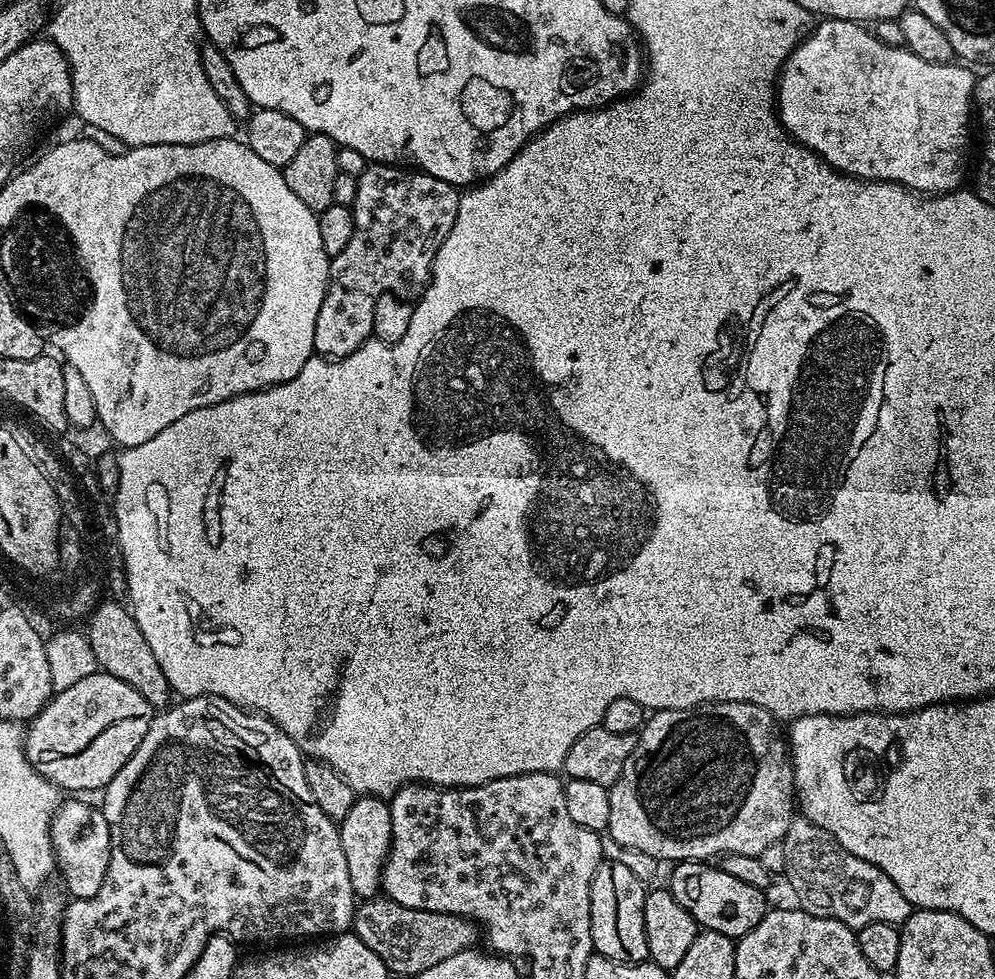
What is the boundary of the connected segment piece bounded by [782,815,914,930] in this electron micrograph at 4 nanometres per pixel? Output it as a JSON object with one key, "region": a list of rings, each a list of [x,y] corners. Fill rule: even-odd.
{"region":[[[797,815],[783,838],[786,864],[783,875],[796,895],[795,903],[803,911],[834,918],[848,928],[858,930],[870,922],[886,922],[902,926],[912,916],[912,903],[870,862],[850,854],[822,826],[814,826],[806,817]]]}

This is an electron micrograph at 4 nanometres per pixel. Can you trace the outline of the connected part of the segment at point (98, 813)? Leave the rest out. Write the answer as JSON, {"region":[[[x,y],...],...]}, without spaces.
{"region":[[[68,798],[61,803],[52,816],[52,850],[56,854],[59,875],[64,875],[68,886],[67,893],[78,900],[94,898],[98,890],[102,890],[102,882],[106,878],[106,870],[110,866],[112,854],[112,839],[110,838],[110,826],[106,822],[103,811],[92,804],[87,804],[84,798]]]}

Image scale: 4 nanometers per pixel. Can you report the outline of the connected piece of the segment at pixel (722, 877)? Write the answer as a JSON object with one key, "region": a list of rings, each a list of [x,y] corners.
{"region":[[[681,860],[673,868],[676,869],[672,872],[670,883],[672,896],[703,931],[739,938],[754,930],[754,926],[758,926],[758,922],[762,922],[770,910],[770,903],[764,897],[767,896],[765,889],[749,886],[734,878],[734,874],[726,874],[718,866],[708,862]]]}

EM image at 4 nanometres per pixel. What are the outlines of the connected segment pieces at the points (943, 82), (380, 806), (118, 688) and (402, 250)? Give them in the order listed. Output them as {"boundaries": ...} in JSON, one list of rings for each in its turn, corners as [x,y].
{"boundaries":[[[[821,19],[808,33],[808,37],[788,55],[778,77],[778,115],[781,126],[793,140],[815,152],[831,168],[845,172],[847,176],[857,176],[860,180],[879,180],[885,184],[901,184],[902,187],[921,194],[957,191],[964,180],[964,155],[968,152],[968,120],[970,124],[970,117],[974,112],[977,77],[972,76],[971,70],[968,69],[971,67],[963,63],[931,64],[926,62],[926,58],[918,58],[918,54],[908,51],[905,47],[886,46],[878,39],[875,31],[868,29],[867,32],[864,28],[867,27],[855,20]]],[[[360,796],[350,806],[350,814],[339,821],[342,854],[346,854],[346,870],[350,870],[350,886],[356,891],[357,897],[372,898],[381,891],[384,864],[392,849],[392,809],[387,799],[378,796]]],[[[97,670],[94,674],[74,682],[74,686],[59,689],[52,699],[49,700],[48,705],[30,721],[26,728],[26,755],[28,761],[35,766],[38,774],[45,776],[51,784],[55,784],[61,790],[69,788],[72,791],[69,793],[72,794],[88,794],[84,792],[92,792],[95,788],[103,790],[107,788],[109,782],[114,778],[114,774],[118,774],[118,770],[122,770],[122,766],[126,766],[126,762],[134,754],[134,750],[138,750],[138,742],[142,742],[142,738],[146,738],[146,730],[150,730],[153,715],[154,709],[152,704],[138,690],[134,690],[134,686],[122,682],[122,678],[114,678],[108,672]]],[[[369,163],[365,167],[364,173],[356,177],[357,193],[354,196],[354,202],[351,206],[352,217],[354,218],[354,234],[350,234],[350,242],[342,250],[342,254],[331,257],[328,265],[328,289],[326,298],[322,298],[322,310],[318,310],[318,322],[314,330],[314,352],[317,356],[327,356],[334,360],[340,360],[344,356],[354,354],[366,343],[367,340],[373,339],[372,327],[374,326],[374,302],[382,298],[382,294],[387,292],[403,293],[403,288],[416,288],[427,284],[429,275],[432,270],[432,263],[436,257],[436,252],[442,246],[446,234],[450,234],[450,226],[454,226],[454,218],[458,218],[458,202],[462,195],[461,189],[450,182],[442,182],[442,178],[434,178],[430,174],[413,170],[407,166],[397,166],[394,164],[377,164]]]]}

